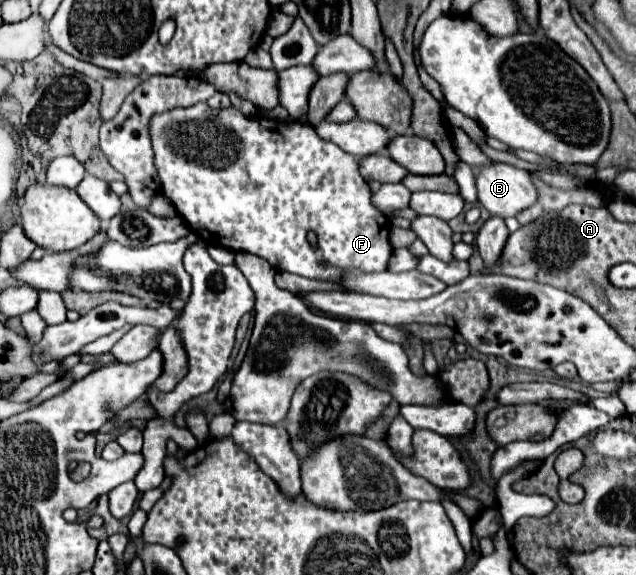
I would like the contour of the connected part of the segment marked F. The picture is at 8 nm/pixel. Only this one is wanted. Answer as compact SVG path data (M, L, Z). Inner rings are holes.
M202 102L188 110L170 110L168 114L160 114L160 116L152 118L152 148L156 150L156 170L162 180L162 194L174 204L178 214L188 222L190 230L198 238L202 238L206 244L224 246L234 252L242 250L242 252L260 256L260 258L268 260L278 272L290 272L290 274L298 274L298 276L304 276L310 280L324 280L324 282L334 282L334 284L340 282L348 270L384 272L388 268L388 262L392 256L392 244L388 240L390 222L388 222L388 218L384 218L384 214L380 214L372 206L370 186L358 172L358 160L352 154L340 150L336 144L318 138L318 134L314 132L314 128L310 124L304 124L304 122L284 124L284 122L270 120L270 118L244 118L232 106L228 110L212 110L208 104ZM308 230L314 230L318 236L318 254L306 240Z

